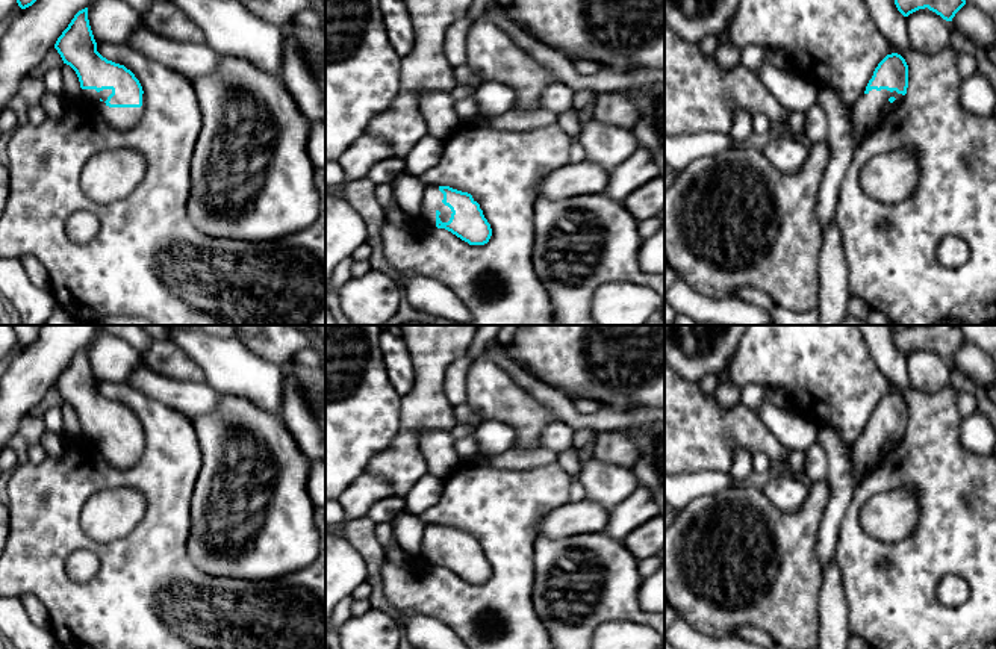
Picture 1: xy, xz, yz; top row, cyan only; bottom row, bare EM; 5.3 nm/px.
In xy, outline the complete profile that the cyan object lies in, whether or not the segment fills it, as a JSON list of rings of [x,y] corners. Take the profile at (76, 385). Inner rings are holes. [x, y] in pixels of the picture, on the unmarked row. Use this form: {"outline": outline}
{"outline": [[[88,346],[79,349],[58,377],[54,387],[80,421],[82,436],[115,467],[132,467],[144,454],[144,430],[124,404],[97,390]]]}

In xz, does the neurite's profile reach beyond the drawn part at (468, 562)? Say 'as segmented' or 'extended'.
extended

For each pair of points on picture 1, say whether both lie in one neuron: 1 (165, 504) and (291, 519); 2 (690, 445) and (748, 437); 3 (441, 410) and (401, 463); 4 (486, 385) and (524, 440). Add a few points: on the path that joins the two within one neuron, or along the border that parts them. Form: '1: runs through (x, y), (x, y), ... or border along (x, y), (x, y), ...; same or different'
1: border along (200, 472), (191, 501), (191, 531), (186, 542); different
2: runs through (704, 436), (734, 434); same
3: runs through (426, 415), (407, 433), (406, 448); same
4: runs through (500, 398), (524, 422), (524, 427); same

